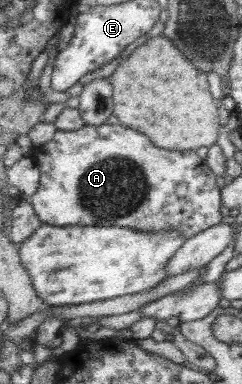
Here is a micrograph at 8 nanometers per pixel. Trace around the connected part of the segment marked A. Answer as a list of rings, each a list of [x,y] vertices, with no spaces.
[[[86,124],[81,130],[57,130],[50,141],[35,148],[32,156],[42,178],[31,202],[42,223],[52,226],[121,226],[159,234],[179,230],[187,239],[223,223],[217,176],[195,150],[159,148],[145,134],[123,124]]]

